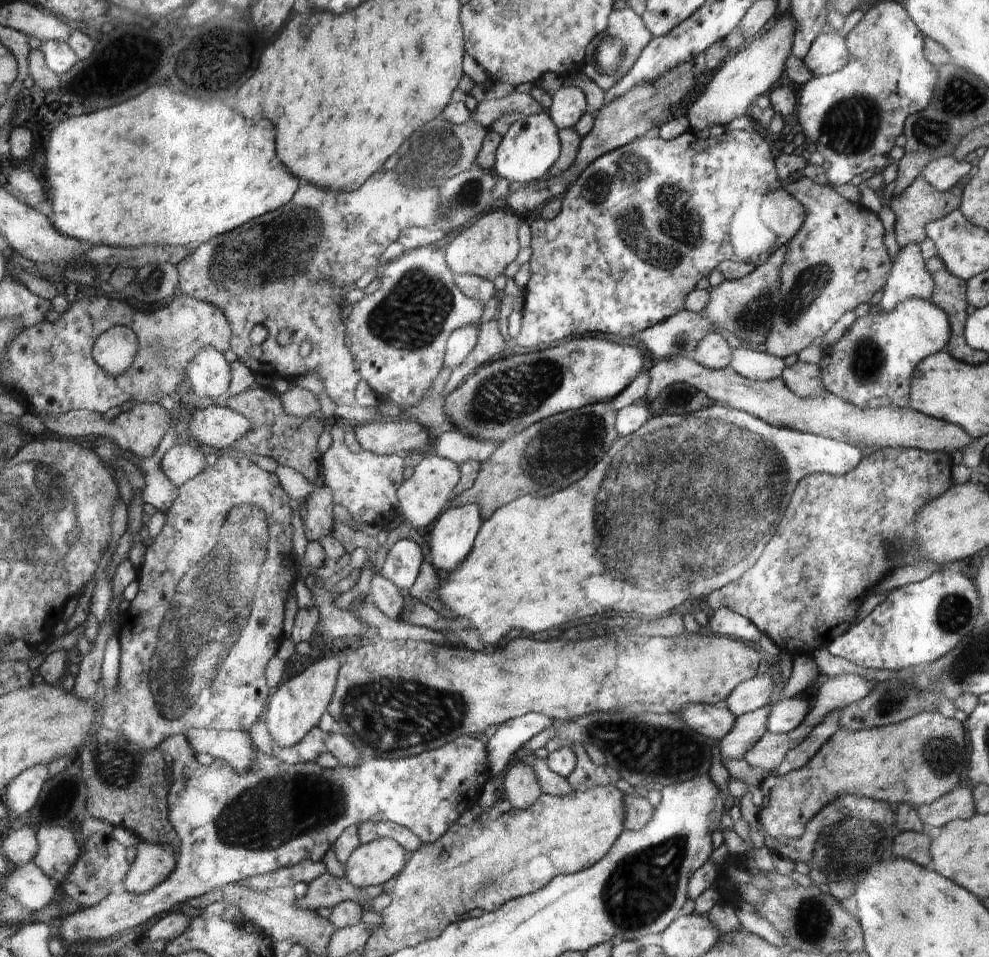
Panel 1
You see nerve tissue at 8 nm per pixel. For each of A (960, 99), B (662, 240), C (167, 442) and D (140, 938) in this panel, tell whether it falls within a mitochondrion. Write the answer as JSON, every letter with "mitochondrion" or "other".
{"A":"mitochondrion","B":"mitochondrion","C":"other","D":"other"}

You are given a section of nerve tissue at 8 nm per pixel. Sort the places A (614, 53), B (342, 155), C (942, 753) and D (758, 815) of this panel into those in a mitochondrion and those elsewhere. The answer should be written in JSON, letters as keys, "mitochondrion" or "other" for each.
{"A":"mitochondrion","B":"other","C":"mitochondrion","D":"other"}

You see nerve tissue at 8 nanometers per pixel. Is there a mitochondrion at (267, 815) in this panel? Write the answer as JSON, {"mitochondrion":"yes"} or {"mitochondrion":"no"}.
{"mitochondrion":"yes"}

